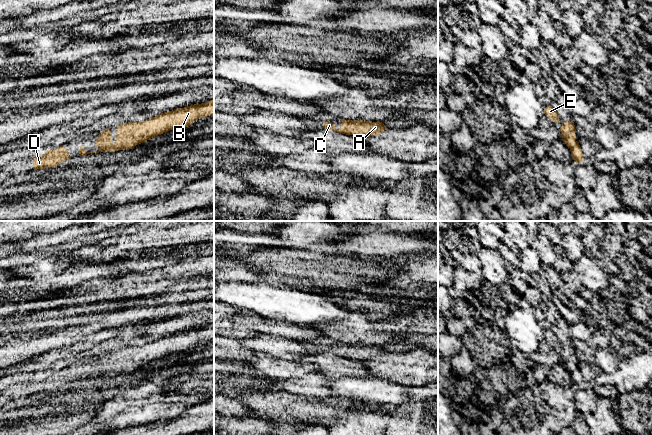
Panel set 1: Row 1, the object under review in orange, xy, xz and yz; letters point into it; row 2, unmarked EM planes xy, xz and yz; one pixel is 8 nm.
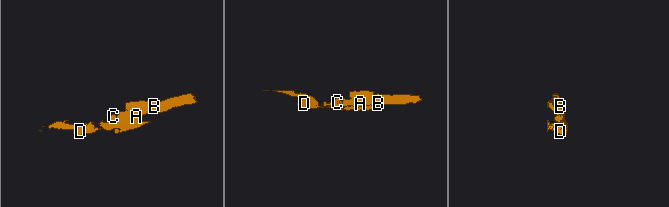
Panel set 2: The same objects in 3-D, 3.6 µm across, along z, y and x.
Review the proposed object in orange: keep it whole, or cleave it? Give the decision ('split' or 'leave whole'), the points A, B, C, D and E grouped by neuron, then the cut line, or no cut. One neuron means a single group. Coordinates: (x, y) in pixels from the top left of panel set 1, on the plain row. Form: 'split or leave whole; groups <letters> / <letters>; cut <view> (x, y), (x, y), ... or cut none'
leave whole; groups A B C D E; cut none

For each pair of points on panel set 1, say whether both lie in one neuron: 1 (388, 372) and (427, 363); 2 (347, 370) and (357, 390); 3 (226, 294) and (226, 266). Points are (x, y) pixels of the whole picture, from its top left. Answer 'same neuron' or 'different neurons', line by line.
1: same neuron
2: different neurons
3: different neurons

